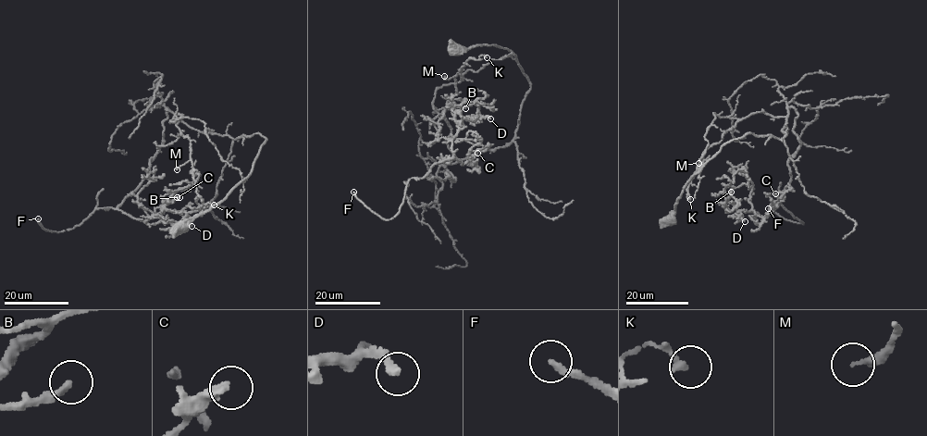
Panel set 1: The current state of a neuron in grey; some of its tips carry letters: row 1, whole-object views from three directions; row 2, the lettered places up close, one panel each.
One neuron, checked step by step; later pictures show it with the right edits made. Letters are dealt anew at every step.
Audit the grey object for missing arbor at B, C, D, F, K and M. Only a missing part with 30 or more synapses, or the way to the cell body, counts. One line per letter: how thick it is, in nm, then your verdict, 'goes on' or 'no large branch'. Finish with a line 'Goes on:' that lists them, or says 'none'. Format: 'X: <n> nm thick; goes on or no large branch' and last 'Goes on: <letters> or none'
B: 280 nm thick; no large branch
C: 320 nm thick; no large branch
D: 280 nm thick; goes on
F: 200 nm thick; goes on
K: 140 nm thick; no large branch
M: 320 nm thick; no large branch
Goes on: D, F

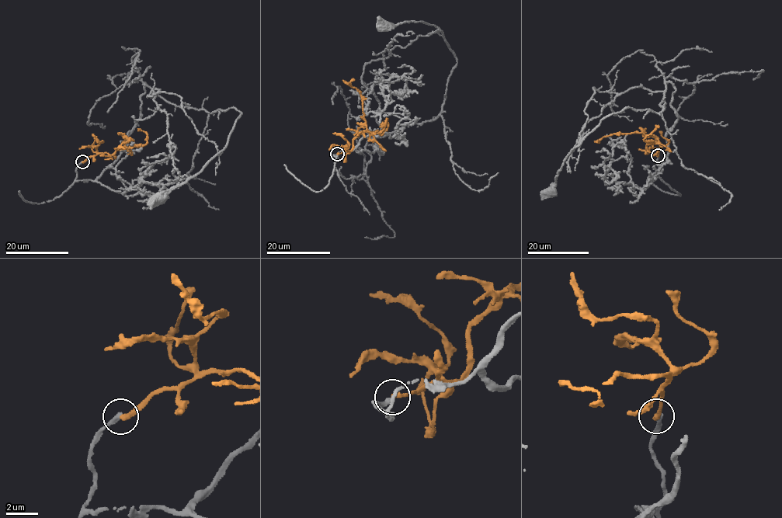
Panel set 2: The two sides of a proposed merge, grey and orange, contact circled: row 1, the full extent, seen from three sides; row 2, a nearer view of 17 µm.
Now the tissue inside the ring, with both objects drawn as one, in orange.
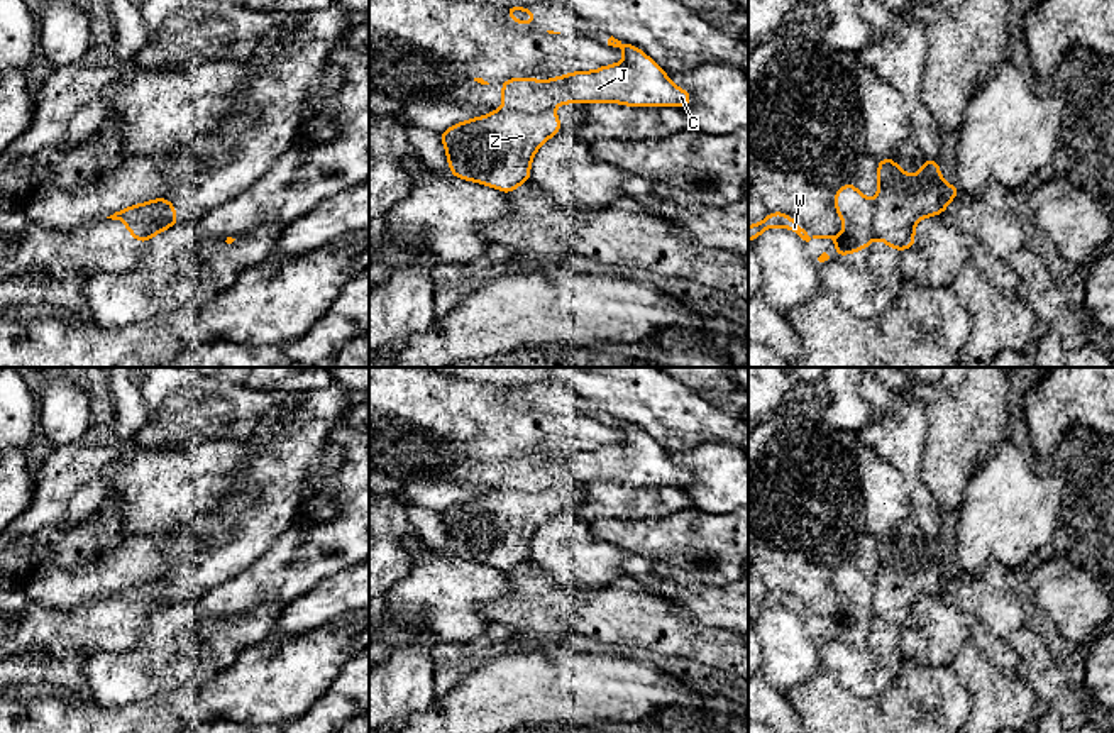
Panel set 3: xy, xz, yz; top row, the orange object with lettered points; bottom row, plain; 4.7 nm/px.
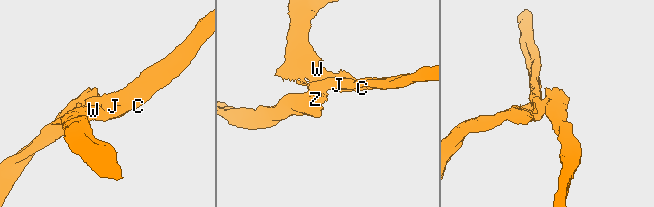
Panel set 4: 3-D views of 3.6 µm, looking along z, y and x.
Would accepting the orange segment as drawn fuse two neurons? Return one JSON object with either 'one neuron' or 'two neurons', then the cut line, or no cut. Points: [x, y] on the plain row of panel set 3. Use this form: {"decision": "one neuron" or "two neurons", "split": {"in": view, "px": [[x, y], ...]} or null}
{"decision": "two neurons", "split": {"in": "xz", "px": [[503, 486], [549, 490]]}}

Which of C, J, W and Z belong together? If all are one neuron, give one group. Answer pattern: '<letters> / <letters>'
C J W / Z

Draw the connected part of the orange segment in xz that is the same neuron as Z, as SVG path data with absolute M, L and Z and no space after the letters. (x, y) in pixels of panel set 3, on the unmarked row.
M498 488L445 508L440 518L450 554L510 574L518 564L530 562L535 532L560 508L562 501L552 489Z

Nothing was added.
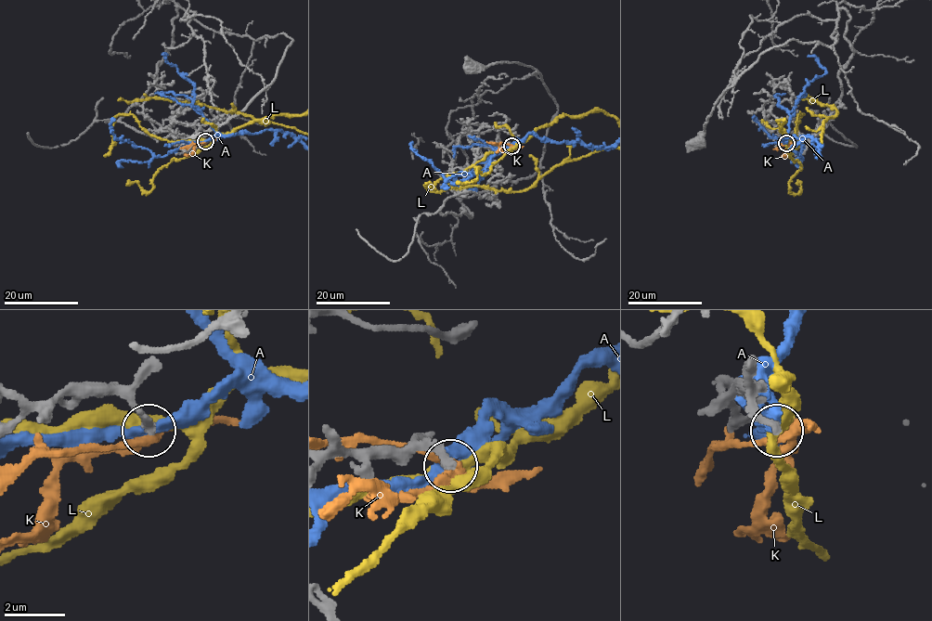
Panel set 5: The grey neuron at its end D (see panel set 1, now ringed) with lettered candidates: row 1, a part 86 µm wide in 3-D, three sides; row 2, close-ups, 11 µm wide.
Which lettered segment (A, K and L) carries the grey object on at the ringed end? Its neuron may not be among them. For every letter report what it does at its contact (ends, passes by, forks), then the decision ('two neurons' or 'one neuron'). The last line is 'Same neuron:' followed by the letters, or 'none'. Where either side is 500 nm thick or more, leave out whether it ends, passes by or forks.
A: it passes by | two neurons
K: it forks | one neuron
L: it passes by | two neurons
Same neuron: K

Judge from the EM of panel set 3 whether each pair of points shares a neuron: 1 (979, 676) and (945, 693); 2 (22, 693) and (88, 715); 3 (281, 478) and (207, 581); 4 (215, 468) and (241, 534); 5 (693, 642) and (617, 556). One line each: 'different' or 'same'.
1: different
2: different
3: same
4: different
5: different

